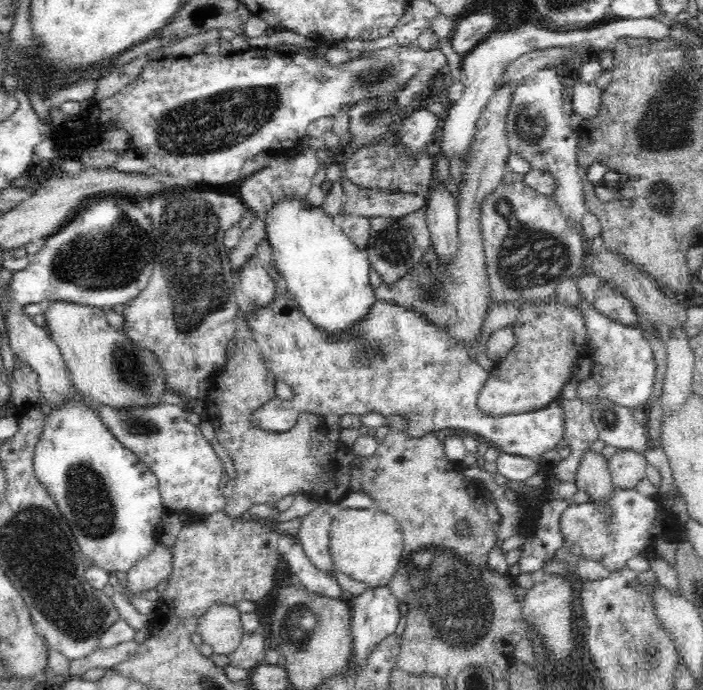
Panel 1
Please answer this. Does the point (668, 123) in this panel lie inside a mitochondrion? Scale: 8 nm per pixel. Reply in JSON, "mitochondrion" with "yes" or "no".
{"mitochondrion":"yes"}

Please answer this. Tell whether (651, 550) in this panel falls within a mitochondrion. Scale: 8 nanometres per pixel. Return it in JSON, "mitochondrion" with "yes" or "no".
{"mitochondrion":"no"}

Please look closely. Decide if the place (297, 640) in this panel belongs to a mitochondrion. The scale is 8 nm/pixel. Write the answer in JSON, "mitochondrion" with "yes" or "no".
{"mitochondrion":"yes"}

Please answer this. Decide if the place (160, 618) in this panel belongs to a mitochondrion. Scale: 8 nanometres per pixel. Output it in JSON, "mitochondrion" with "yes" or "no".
{"mitochondrion":"no"}

